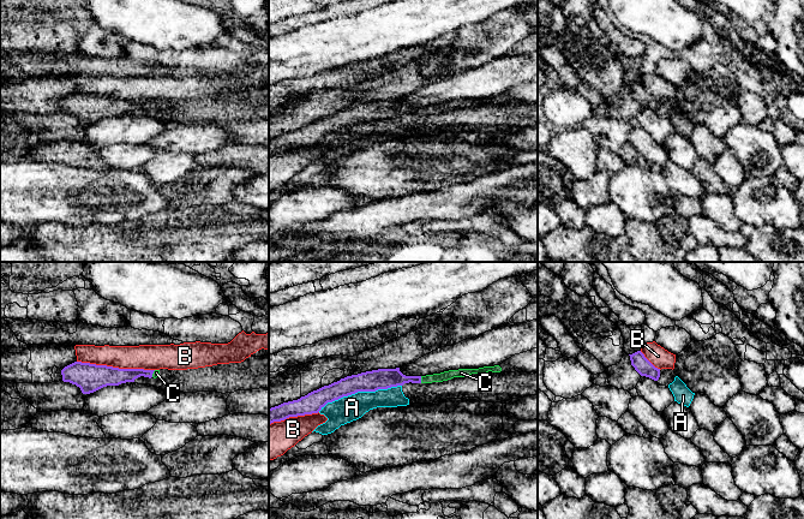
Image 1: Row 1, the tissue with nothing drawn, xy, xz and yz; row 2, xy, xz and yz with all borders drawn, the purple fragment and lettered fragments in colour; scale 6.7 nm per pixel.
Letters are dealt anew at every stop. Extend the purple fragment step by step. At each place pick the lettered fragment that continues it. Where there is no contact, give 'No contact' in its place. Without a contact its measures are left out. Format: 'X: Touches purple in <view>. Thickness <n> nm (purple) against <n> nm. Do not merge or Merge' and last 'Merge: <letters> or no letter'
A: Touches purple in xz. Thickness 140 nm (purple) against 170 nm. Do not merge
B: Touches purple in xy. Thickness 190 nm (purple) against 180 nm. Do not merge
C: Touches purple in xz. Thickness 140 nm (purple) against 60 nm. Merge
Merge: C

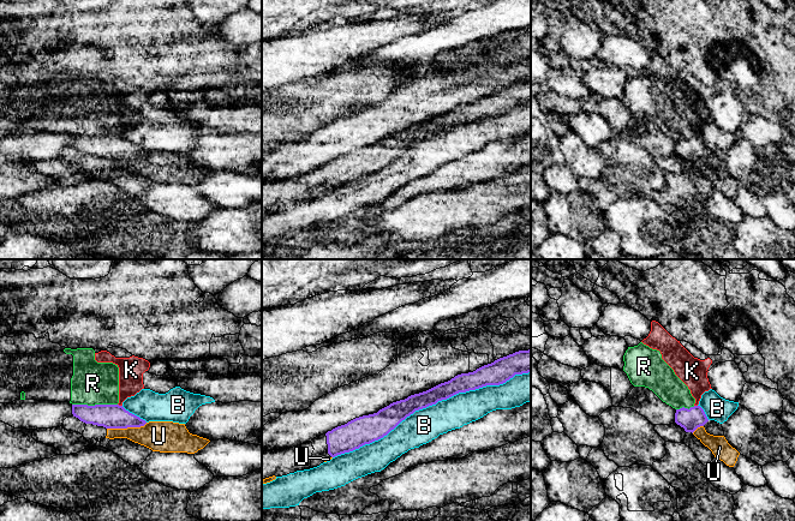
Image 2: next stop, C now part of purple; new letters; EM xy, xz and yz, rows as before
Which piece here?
B: Touches purple in xz. Thickness 140 nm (purple) against 220 nm. Do not merge
K: Touches purple in xy. Thickness 160 nm (purple) against 160 nm. Do not merge
R: Touches purple in xy. Thickness 160 nm (purple) against 280 nm. Do not merge
U: Touches purple in xy. Thickness 160 nm (purple) against 200 nm. Do not merge
Merge: no letter

